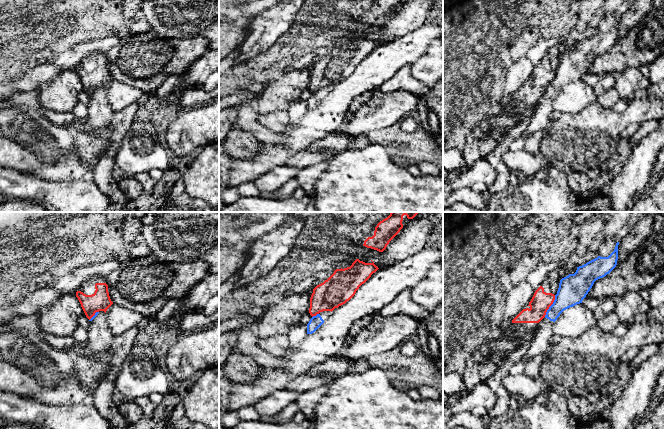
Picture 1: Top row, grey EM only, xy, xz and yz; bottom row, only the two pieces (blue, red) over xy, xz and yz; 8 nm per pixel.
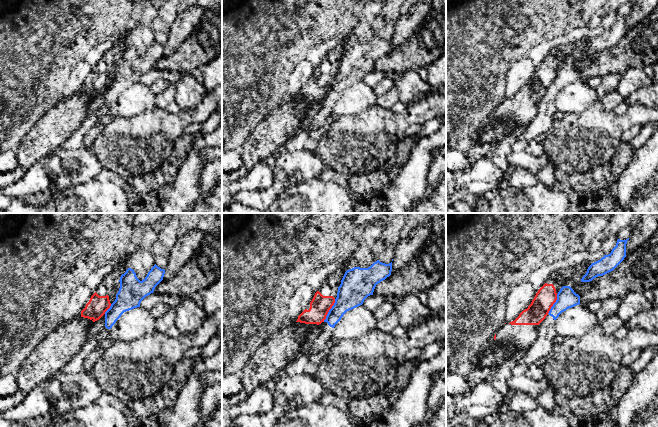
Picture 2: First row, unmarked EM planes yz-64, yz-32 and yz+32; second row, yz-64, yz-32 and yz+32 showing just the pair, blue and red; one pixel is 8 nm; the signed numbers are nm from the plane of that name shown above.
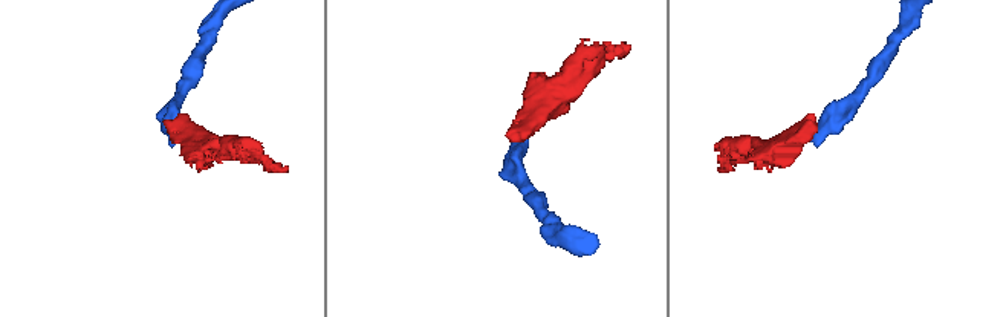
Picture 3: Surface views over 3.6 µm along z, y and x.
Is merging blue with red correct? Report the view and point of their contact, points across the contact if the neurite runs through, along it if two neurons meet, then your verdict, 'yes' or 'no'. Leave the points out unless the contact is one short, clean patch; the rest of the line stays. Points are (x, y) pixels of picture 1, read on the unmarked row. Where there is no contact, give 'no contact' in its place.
yz (550, 82) | along yz (555, 71), (553, 79), (544, 92) | no

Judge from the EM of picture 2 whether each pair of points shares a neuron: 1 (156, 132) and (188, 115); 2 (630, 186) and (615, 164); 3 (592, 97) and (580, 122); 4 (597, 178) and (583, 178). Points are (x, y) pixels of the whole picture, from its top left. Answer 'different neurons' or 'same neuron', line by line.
1: same neuron
2: different neurons
3: different neurons
4: same neuron

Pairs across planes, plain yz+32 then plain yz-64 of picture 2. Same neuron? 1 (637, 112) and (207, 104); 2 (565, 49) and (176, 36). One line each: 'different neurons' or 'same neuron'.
1: same neuron
2: different neurons

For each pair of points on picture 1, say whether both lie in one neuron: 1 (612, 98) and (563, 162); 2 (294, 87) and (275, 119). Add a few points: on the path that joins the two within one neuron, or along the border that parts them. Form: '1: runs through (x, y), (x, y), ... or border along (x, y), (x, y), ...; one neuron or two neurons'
1: border along (596, 101), (604, 107), (611, 108); two neurons
2: border along (286, 110), (275, 110), (257, 114); two neurons

